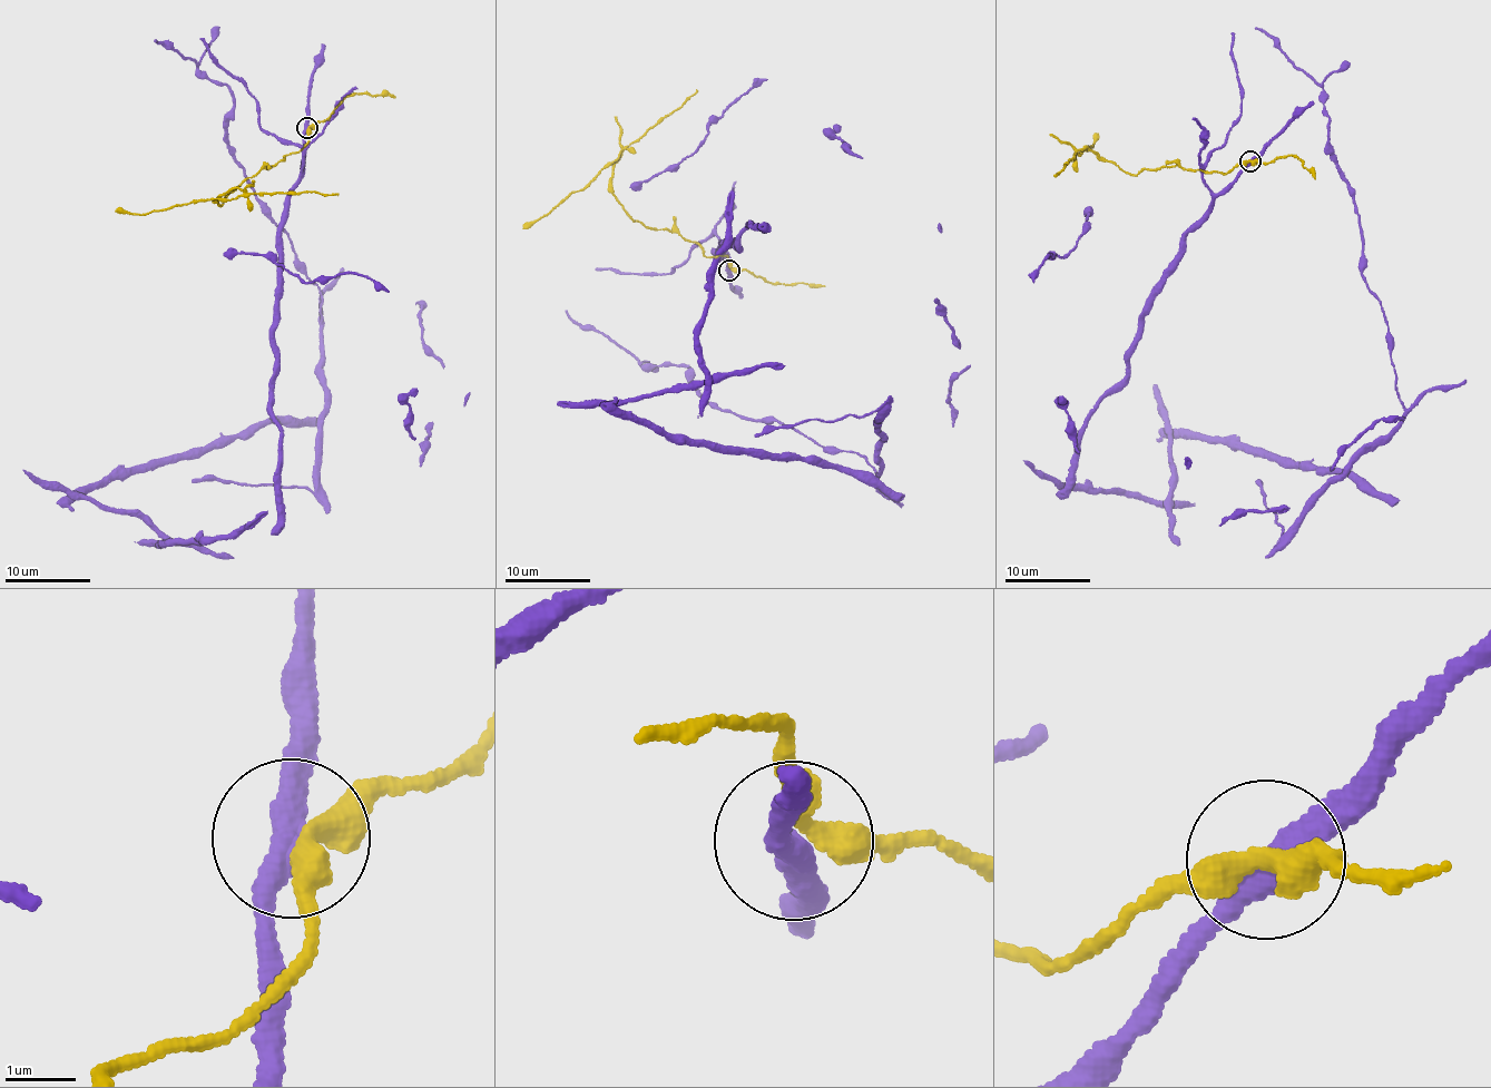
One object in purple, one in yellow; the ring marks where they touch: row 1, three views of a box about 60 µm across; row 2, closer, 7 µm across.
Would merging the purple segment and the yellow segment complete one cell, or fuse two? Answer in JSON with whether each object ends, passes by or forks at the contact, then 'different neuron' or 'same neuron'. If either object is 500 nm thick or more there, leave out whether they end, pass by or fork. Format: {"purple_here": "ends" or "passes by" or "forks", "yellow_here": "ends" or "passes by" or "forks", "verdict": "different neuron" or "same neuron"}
{"purple_here": "passes by", "yellow_here": "passes by", "verdict": "different neuron"}

